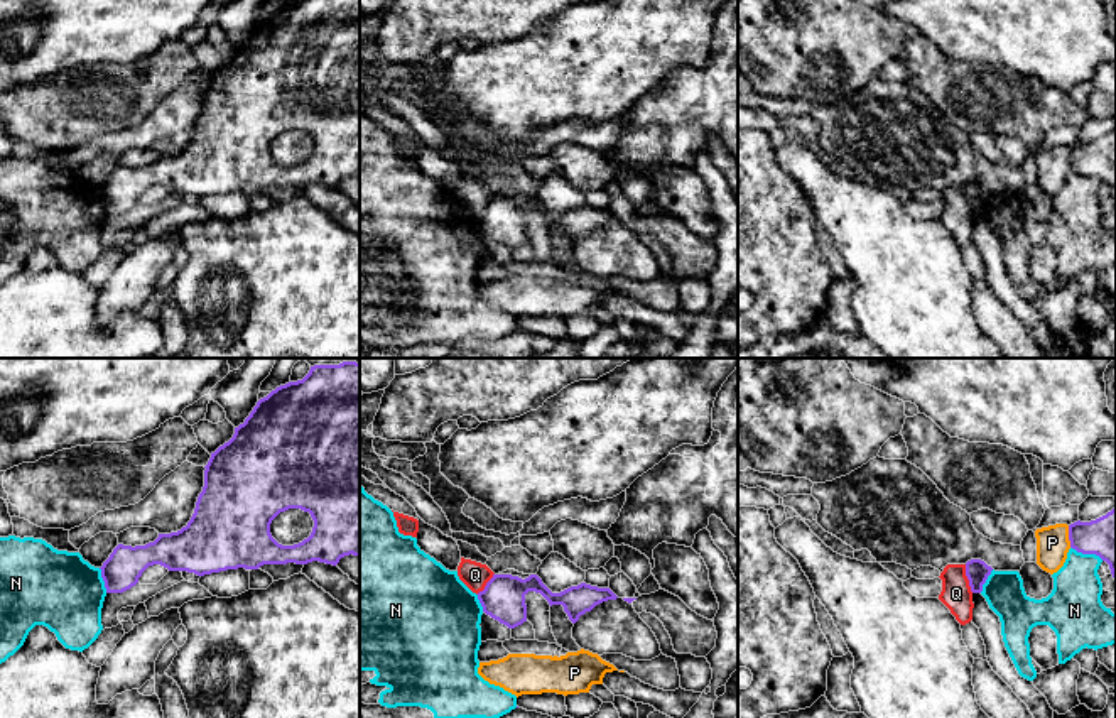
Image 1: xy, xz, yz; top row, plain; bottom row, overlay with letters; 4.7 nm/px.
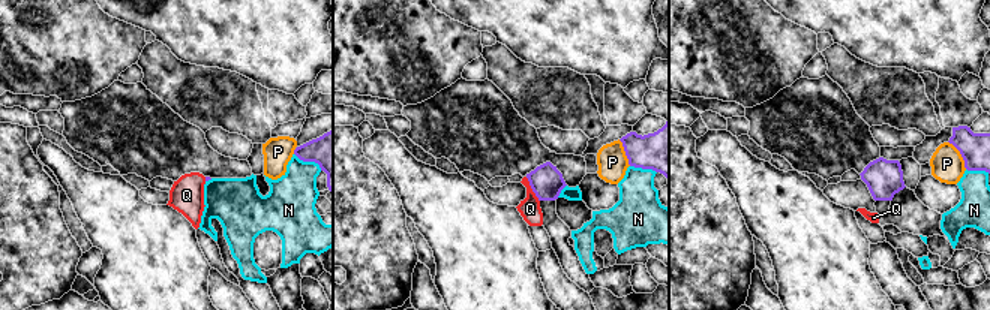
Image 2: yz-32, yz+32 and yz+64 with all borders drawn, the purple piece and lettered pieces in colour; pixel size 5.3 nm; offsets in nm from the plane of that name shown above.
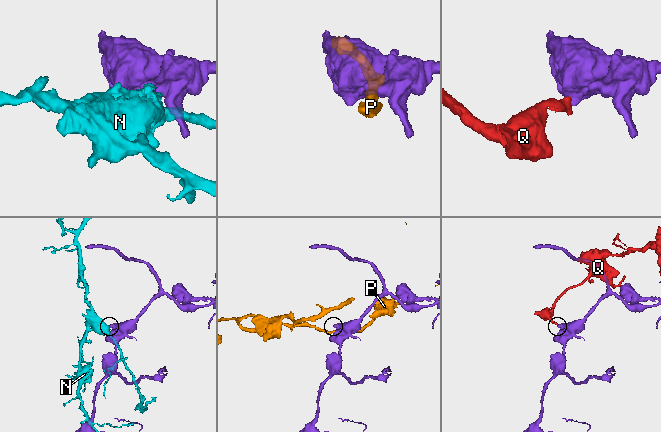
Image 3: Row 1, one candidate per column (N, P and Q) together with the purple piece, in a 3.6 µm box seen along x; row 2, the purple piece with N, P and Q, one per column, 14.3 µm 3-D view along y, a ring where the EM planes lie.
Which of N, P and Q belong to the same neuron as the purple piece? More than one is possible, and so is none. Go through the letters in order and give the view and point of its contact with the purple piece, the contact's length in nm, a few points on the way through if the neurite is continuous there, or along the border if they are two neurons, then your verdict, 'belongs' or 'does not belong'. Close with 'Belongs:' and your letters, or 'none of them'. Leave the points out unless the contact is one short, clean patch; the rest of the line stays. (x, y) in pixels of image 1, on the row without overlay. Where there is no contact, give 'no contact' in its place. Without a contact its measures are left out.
N: contact yz (1088, 174); length 170 nm; does not belong
P: contact yz (1069, 157); length 110 nm; border yz (1067, 147), (1071, 168); does not belong
Q: contact yz (968, 200); length 140 nm; border yz (964, 186), (964, 196), (973, 213); does not belong
Belongs: none of them

